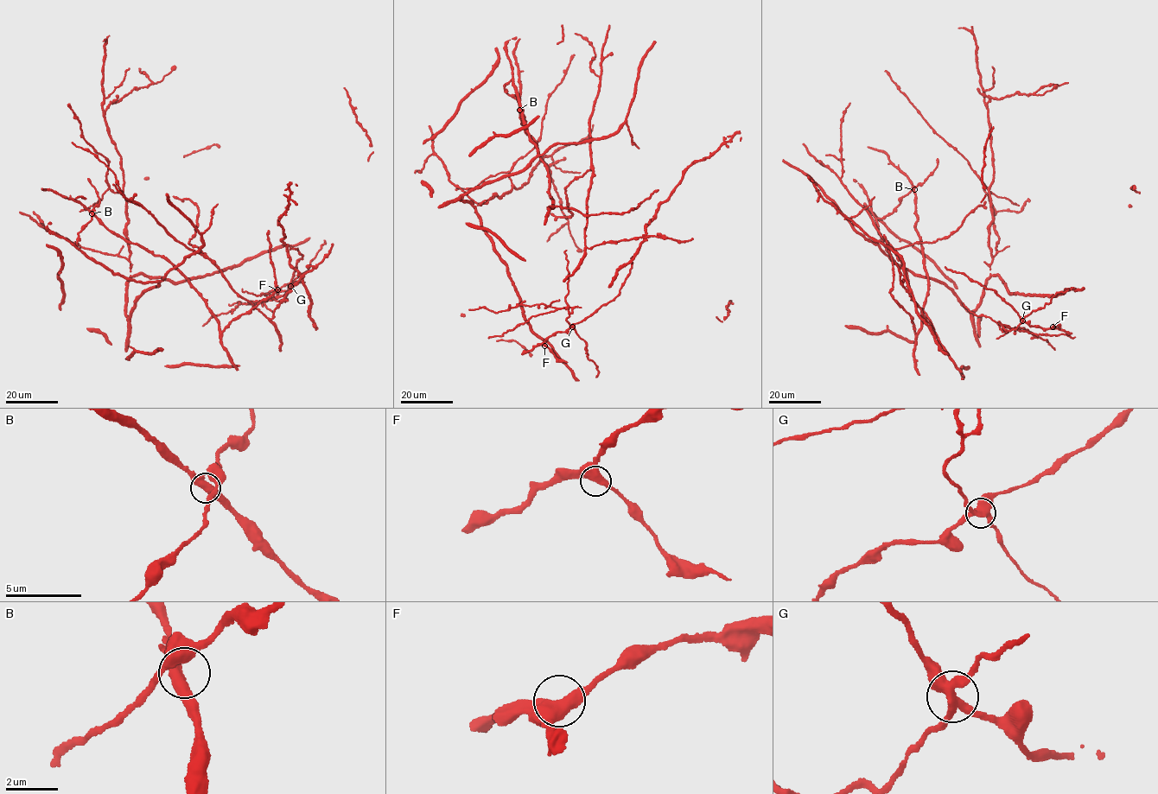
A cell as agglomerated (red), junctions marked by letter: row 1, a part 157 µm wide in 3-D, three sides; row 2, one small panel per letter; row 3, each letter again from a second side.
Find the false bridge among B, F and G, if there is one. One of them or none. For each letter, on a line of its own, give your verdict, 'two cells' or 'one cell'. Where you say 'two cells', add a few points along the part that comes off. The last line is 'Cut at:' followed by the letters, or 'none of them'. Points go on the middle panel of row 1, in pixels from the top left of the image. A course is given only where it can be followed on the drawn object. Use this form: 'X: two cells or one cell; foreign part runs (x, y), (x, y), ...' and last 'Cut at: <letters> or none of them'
B: one cell
F: one cell
G: two cells; foreign part runs (572, 327), (566, 320), (573, 308), (556, 308), (543, 303), (517, 305), (498, 312), (482, 307), (468, 309)
Cut at: G

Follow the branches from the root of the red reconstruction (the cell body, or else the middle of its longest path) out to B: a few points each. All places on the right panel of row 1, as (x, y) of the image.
B: (982, 300), (970, 312), (942, 283), (892, 260), (876, 219), (892, 212), (914, 189)

